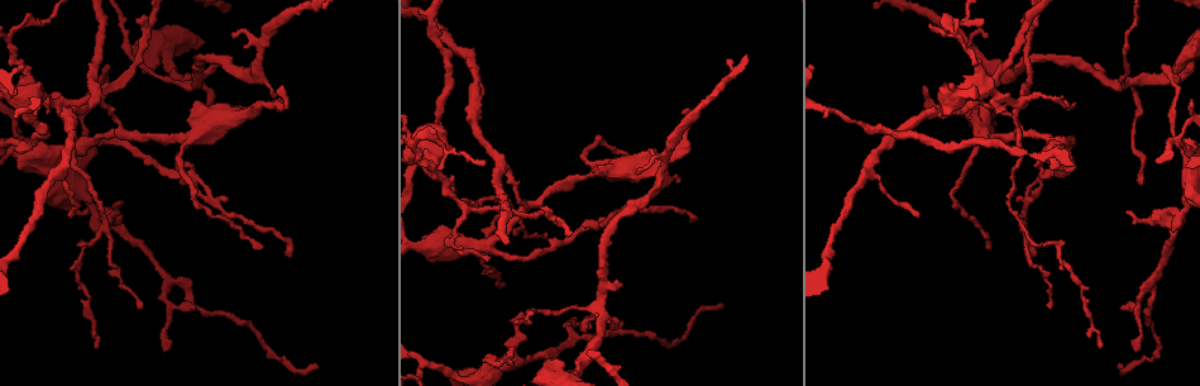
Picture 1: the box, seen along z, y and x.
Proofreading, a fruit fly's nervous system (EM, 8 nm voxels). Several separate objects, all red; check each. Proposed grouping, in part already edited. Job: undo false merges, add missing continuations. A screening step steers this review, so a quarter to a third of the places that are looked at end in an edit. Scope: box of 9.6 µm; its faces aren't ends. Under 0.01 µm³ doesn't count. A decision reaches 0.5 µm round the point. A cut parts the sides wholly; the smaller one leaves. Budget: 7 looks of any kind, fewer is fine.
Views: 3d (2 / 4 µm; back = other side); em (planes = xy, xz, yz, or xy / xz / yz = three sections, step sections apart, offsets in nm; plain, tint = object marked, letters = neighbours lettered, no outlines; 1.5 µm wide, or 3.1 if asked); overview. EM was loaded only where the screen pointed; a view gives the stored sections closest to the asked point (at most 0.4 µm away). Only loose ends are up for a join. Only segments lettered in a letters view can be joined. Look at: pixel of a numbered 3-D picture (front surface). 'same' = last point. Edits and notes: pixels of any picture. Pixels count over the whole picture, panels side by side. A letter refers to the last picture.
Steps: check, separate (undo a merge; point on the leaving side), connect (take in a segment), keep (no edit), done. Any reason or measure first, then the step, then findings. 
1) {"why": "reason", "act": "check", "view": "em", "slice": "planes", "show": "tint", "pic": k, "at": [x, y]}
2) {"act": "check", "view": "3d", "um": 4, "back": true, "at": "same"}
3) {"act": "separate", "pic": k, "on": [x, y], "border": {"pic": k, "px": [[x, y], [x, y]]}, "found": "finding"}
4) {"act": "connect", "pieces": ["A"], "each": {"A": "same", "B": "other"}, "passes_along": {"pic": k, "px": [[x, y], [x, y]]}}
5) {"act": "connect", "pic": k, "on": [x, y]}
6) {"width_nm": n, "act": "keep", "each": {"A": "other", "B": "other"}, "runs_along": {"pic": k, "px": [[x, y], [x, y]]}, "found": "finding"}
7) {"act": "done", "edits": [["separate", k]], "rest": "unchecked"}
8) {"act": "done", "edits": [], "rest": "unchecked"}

{"why": "a fork", "act": "check", "view": "3d", "um": 2, "back": true, "pic": 1, "at": [121, 136]}

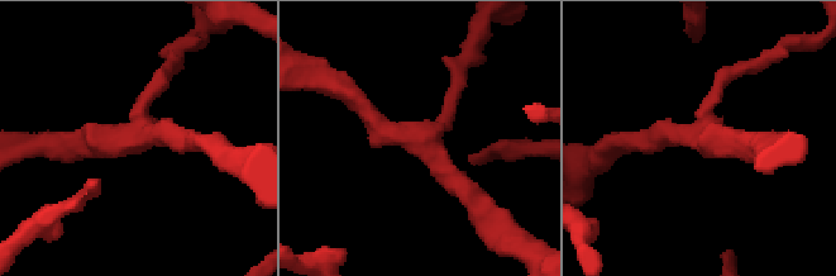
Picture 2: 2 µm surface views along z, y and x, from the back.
{"arms": 3, "act": "check", "view": "em", "slice": "xy", "step": 8, "show": "tint", "pic": 2, "at": [147, 136]}

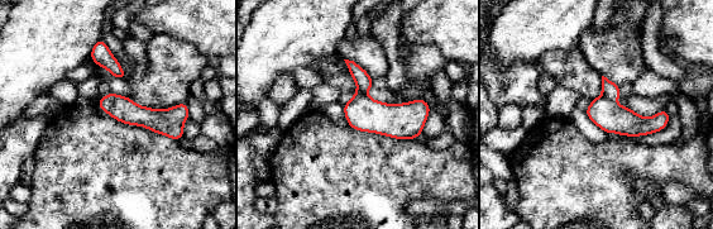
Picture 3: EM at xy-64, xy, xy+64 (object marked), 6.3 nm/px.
{"act": "check", "view": "em", "slice": "planes", "show": "letters", "at": "same"}

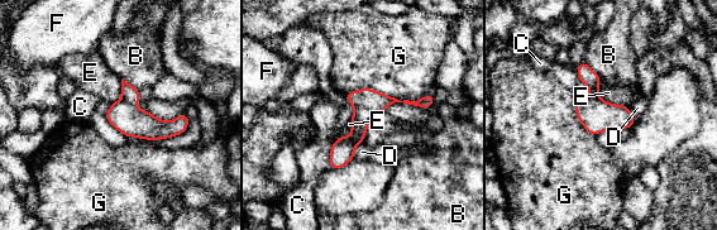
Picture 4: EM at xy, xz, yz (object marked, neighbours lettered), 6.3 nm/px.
{"act": "separate", "pic": 4, "on": [130, 94], "each": {"B": "other", "C": "other", "D": "other", "E": "other", "F": "other", "G": "other"}, "border": {"pic": 4, "px": [[123, 97], [133, 102]]}, "found": "a second neuron is stuck on"}

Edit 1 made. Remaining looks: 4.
{"why": "tapers out", "act": "check", "view": "em", "slice": "xy", "step": 4, "show": "plain", "pic": 1, "at": [689, 110]}

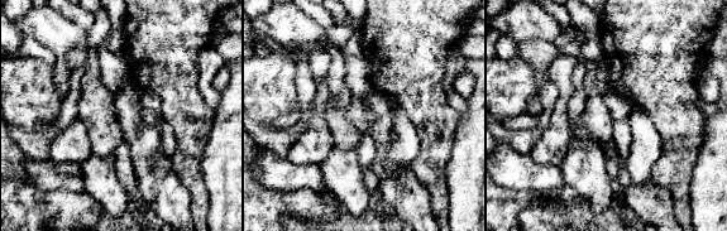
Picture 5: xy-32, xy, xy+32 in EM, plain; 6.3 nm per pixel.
{"why": "what lies round it", "act": "check", "view": "em", "slice": "xy", "step": 4, "show": "letters", "at": "same"}

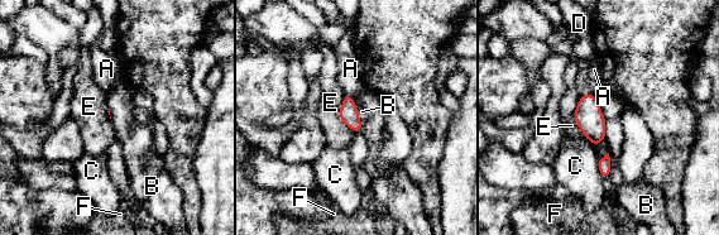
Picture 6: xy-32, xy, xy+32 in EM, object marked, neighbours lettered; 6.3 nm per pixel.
{"act": "keep", "each": {"A": "other", "B": "other", "C": "other", "D": "other", "E": "other", "F": "other"}, "border": {"pic": 6, "px": [[597, 161], [602, 178]]}, "found": "no lettered segment goes on from it"}

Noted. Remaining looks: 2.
{"why": "branch stops here", "act": "check", "view": "em", "slice": "planes", "show": "letters", "pic": 1, "at": [289, 256]}

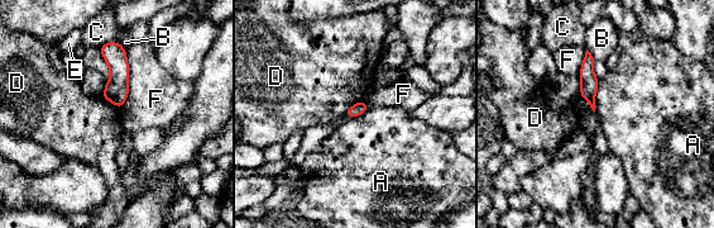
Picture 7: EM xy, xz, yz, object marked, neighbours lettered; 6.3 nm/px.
{"width_nm": 80, "act": "keep", "each": {"A": "other", "B": "other", "C": "other", "D": "other", "E": "other", "F": "other"}, "border": {"pic": 7, "px": [[599, 80], [594, 110]]}, "found": "no lettered segment goes on from it"}

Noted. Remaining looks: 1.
{"act": "done", "edits": [["separate", 4]], "rest": "unchecked"}

